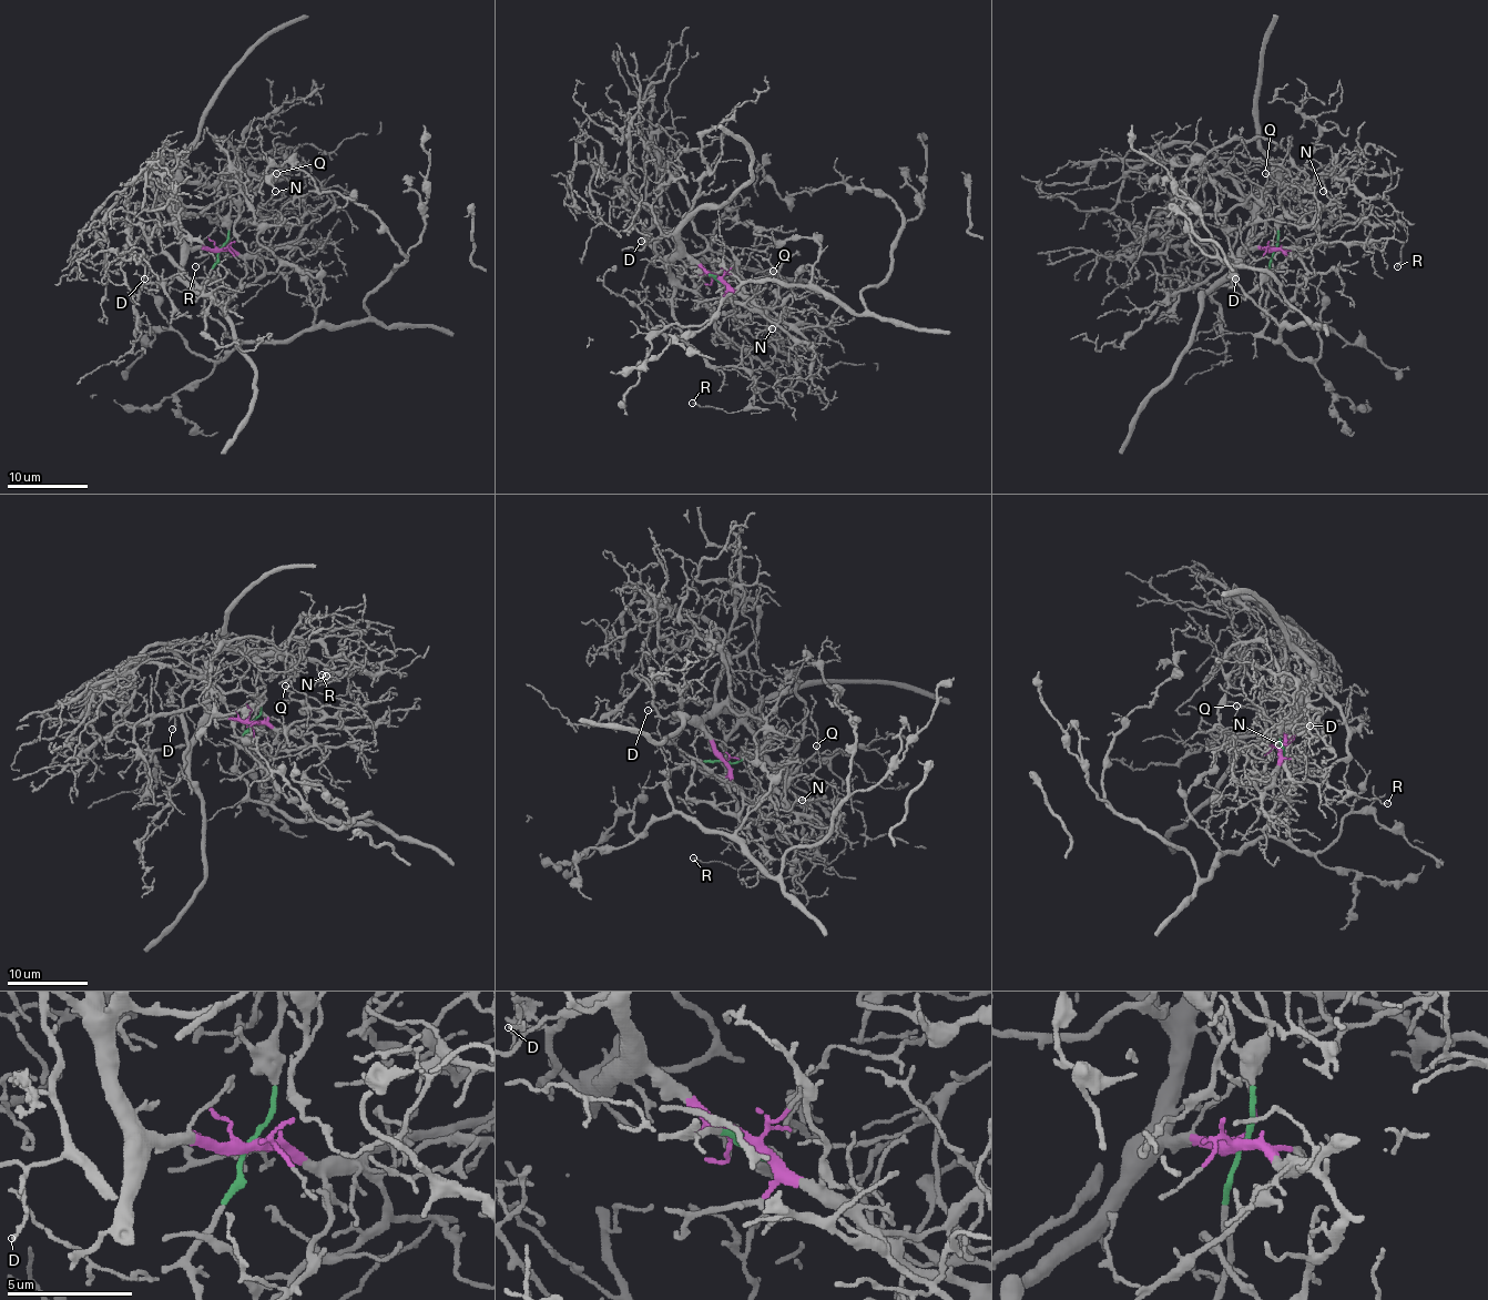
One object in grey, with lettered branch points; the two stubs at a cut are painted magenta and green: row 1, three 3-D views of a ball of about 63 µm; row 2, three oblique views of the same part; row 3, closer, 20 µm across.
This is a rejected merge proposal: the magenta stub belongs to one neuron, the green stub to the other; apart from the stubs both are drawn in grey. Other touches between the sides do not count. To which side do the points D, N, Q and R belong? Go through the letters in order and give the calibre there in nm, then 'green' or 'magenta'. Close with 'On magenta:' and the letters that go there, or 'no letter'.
D: 110 nm thick; magenta
N: 90 nm thick; magenta
Q: 90 nm thick; magenta
R: 110 nm thick; magenta
On magenta: D, N, Q, R

